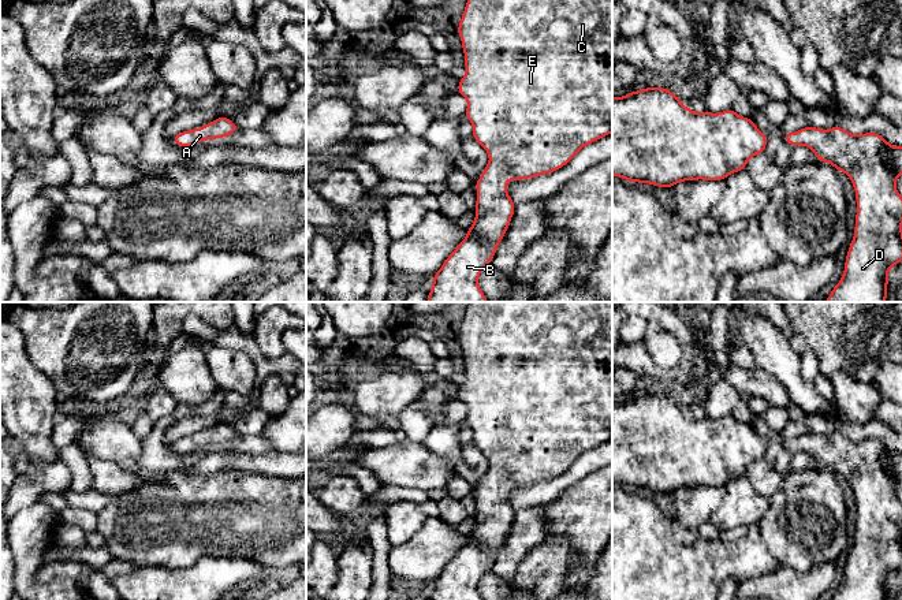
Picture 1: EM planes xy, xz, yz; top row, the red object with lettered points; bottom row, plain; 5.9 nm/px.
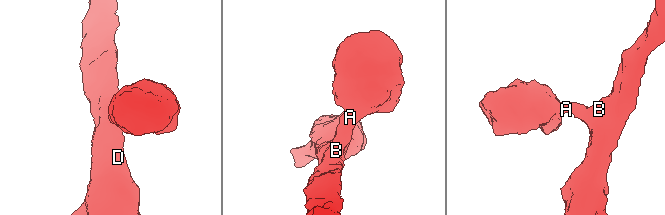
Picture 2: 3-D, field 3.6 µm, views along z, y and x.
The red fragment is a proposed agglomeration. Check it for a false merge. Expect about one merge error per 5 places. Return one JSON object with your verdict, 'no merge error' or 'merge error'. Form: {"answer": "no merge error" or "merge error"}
{"answer": "no merge error"}

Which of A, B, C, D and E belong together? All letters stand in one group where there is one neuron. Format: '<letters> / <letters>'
A B C D E

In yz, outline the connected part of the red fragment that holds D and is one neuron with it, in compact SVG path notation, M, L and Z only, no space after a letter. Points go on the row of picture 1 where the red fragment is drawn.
M836 124L830 130L805 126L797 133L783 133L783 138L791 146L808 146L817 160L847 174L856 191L854 236L845 260L843 276L824 302L886 302L888 271L902 262L902 195L895 189L897 179L902 174L902 148L888 144L879 133L854 135Z

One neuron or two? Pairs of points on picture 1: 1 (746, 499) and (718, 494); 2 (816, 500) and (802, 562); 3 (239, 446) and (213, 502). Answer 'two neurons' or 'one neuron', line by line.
1: two neurons
2: one neuron
3: two neurons

